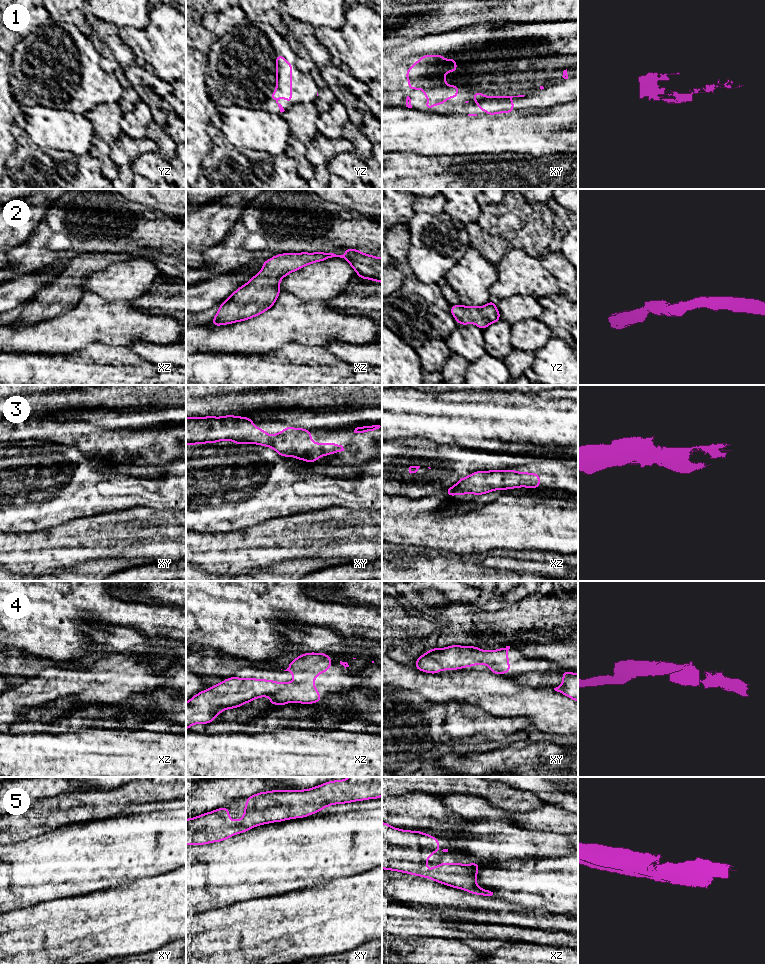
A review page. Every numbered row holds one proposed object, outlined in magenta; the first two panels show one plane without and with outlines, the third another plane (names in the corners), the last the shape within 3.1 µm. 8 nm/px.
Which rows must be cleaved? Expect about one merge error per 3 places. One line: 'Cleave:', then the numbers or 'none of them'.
Cleave: none of them

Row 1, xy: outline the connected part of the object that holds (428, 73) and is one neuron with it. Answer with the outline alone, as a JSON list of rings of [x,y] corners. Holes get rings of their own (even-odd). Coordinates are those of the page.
[[[424,55],[420,60],[414,63],[408,71],[406,78],[409,82],[409,90],[423,89],[424,97],[431,98],[431,102],[425,102],[427,111],[435,105],[449,104],[444,100],[447,98],[457,98],[459,86],[446,86],[444,79],[445,72],[456,72],[457,63],[449,56],[448,63],[444,63],[444,55]]]

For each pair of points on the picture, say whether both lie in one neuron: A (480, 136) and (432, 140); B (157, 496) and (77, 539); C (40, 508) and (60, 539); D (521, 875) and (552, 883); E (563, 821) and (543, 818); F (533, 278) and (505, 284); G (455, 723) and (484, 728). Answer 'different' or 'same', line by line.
A: same
B: different
C: different
D: same
E: same
F: same
G: same

